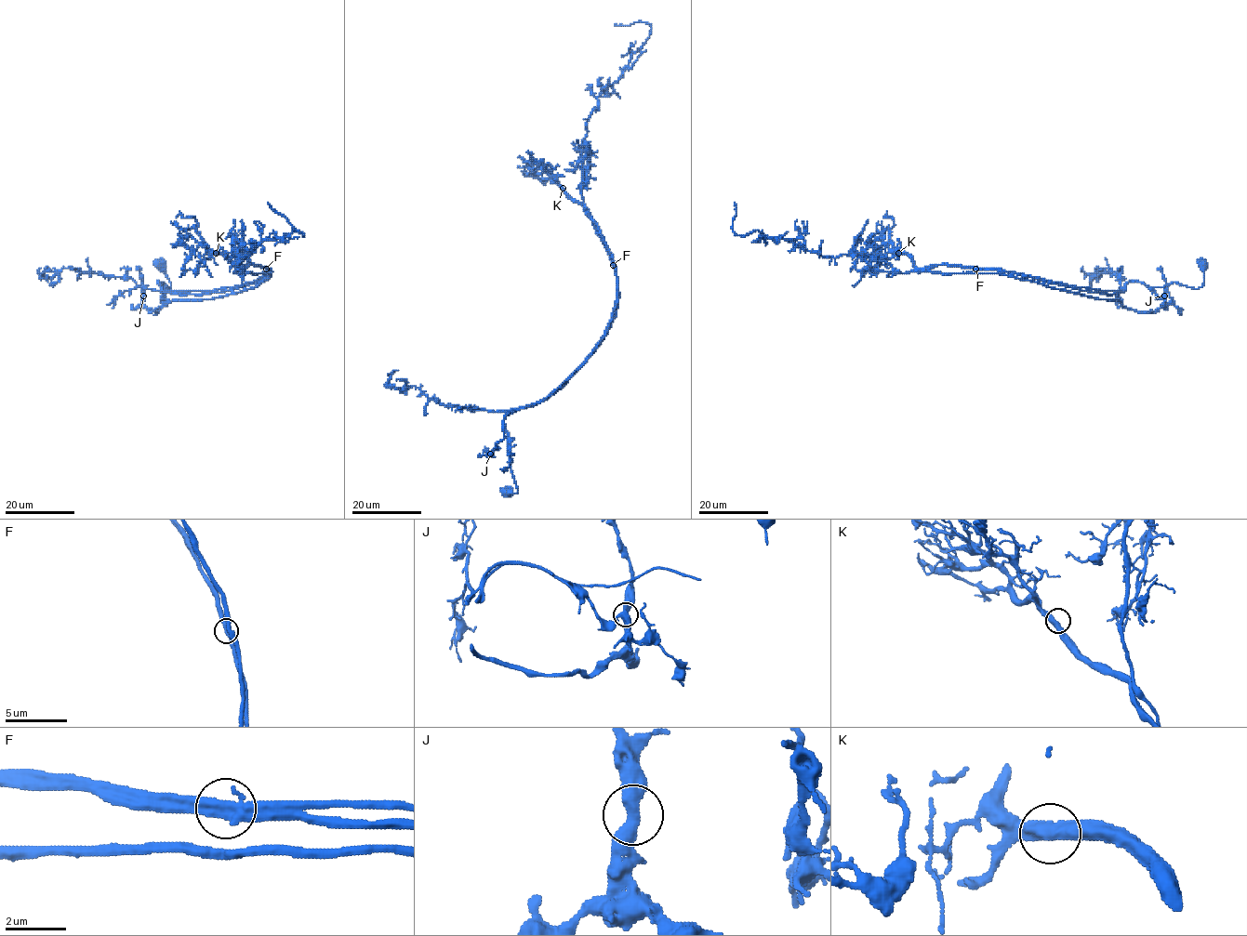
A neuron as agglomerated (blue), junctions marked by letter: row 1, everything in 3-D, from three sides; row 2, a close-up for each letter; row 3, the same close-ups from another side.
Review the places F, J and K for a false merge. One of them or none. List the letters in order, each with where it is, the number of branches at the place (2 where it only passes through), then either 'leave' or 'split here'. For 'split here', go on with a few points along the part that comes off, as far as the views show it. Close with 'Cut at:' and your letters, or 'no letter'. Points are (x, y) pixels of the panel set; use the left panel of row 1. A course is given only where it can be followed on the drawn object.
F: place (266, 269); branches 2; split here; course (266, 269), (269, 274), (248, 284), (183, 295), (67, 268), (41, 274), (50, 270)
J: place (143, 296); branches 2; leave
K: place (216, 253); branches 2; leave
Cut at: F

